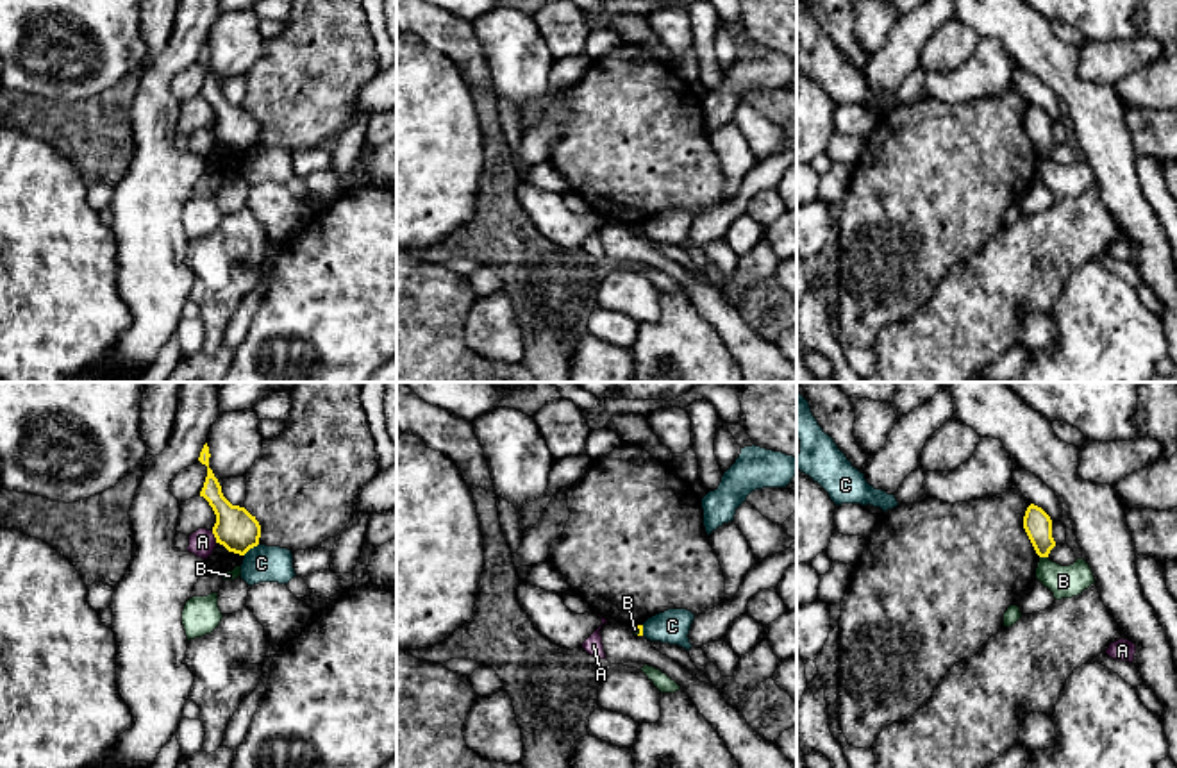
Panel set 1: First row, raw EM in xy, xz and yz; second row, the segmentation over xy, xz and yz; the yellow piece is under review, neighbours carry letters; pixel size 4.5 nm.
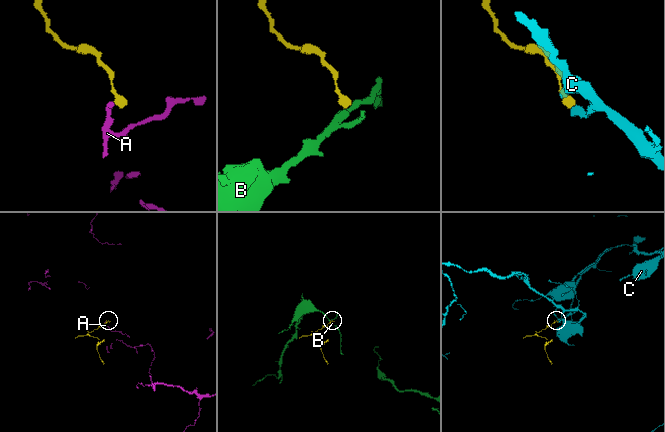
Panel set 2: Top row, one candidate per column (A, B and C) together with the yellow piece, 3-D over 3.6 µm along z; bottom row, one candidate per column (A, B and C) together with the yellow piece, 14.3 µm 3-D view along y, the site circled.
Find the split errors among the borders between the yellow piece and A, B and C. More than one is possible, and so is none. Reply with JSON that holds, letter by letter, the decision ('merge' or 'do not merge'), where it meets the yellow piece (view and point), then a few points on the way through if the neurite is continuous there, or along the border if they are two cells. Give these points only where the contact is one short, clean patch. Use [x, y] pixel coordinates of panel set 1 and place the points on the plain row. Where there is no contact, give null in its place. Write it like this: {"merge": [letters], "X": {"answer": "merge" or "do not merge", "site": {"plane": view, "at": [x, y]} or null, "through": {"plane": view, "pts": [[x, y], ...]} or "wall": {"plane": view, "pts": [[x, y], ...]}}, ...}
{"merge": [], "A": {"answer": "do not merge", "site": {"plane": "xy", "at": [215, 136]}, "wall": {"plane": "xy", "pts": [[211, 131], [217, 141]]}}, "B": {"answer": "do not merge", "site": {"plane": "yz", "at": [1043, 156]}, "wall": {"plane": "yz", "pts": [[1040, 156], [1047, 158]]}}, "C": {"answer": "do not merge", "site": {"plane": "xy", "at": [250, 147]}, "wall": {"plane": "xy", "pts": [[258, 143], [243, 154]]}}}

